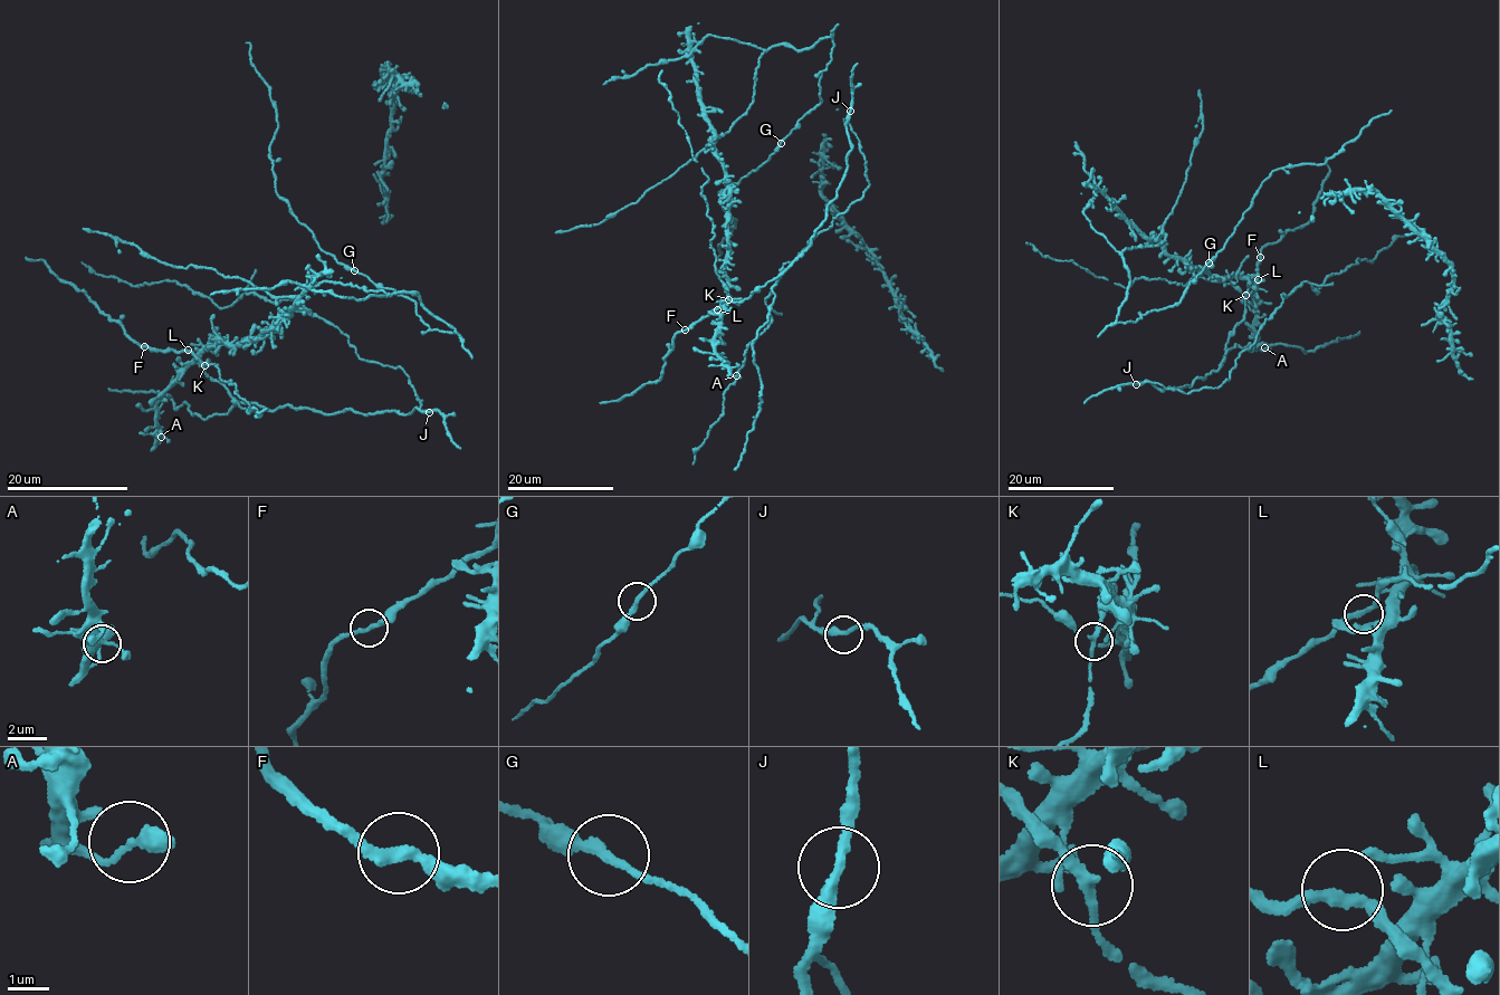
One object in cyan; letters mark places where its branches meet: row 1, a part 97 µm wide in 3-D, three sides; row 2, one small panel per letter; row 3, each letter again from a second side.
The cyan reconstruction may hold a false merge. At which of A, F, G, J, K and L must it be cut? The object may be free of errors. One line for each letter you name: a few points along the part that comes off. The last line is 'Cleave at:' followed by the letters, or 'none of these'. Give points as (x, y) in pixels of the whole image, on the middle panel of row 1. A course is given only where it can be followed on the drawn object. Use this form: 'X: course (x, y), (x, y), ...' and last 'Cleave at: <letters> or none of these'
Cleave at: none of these

